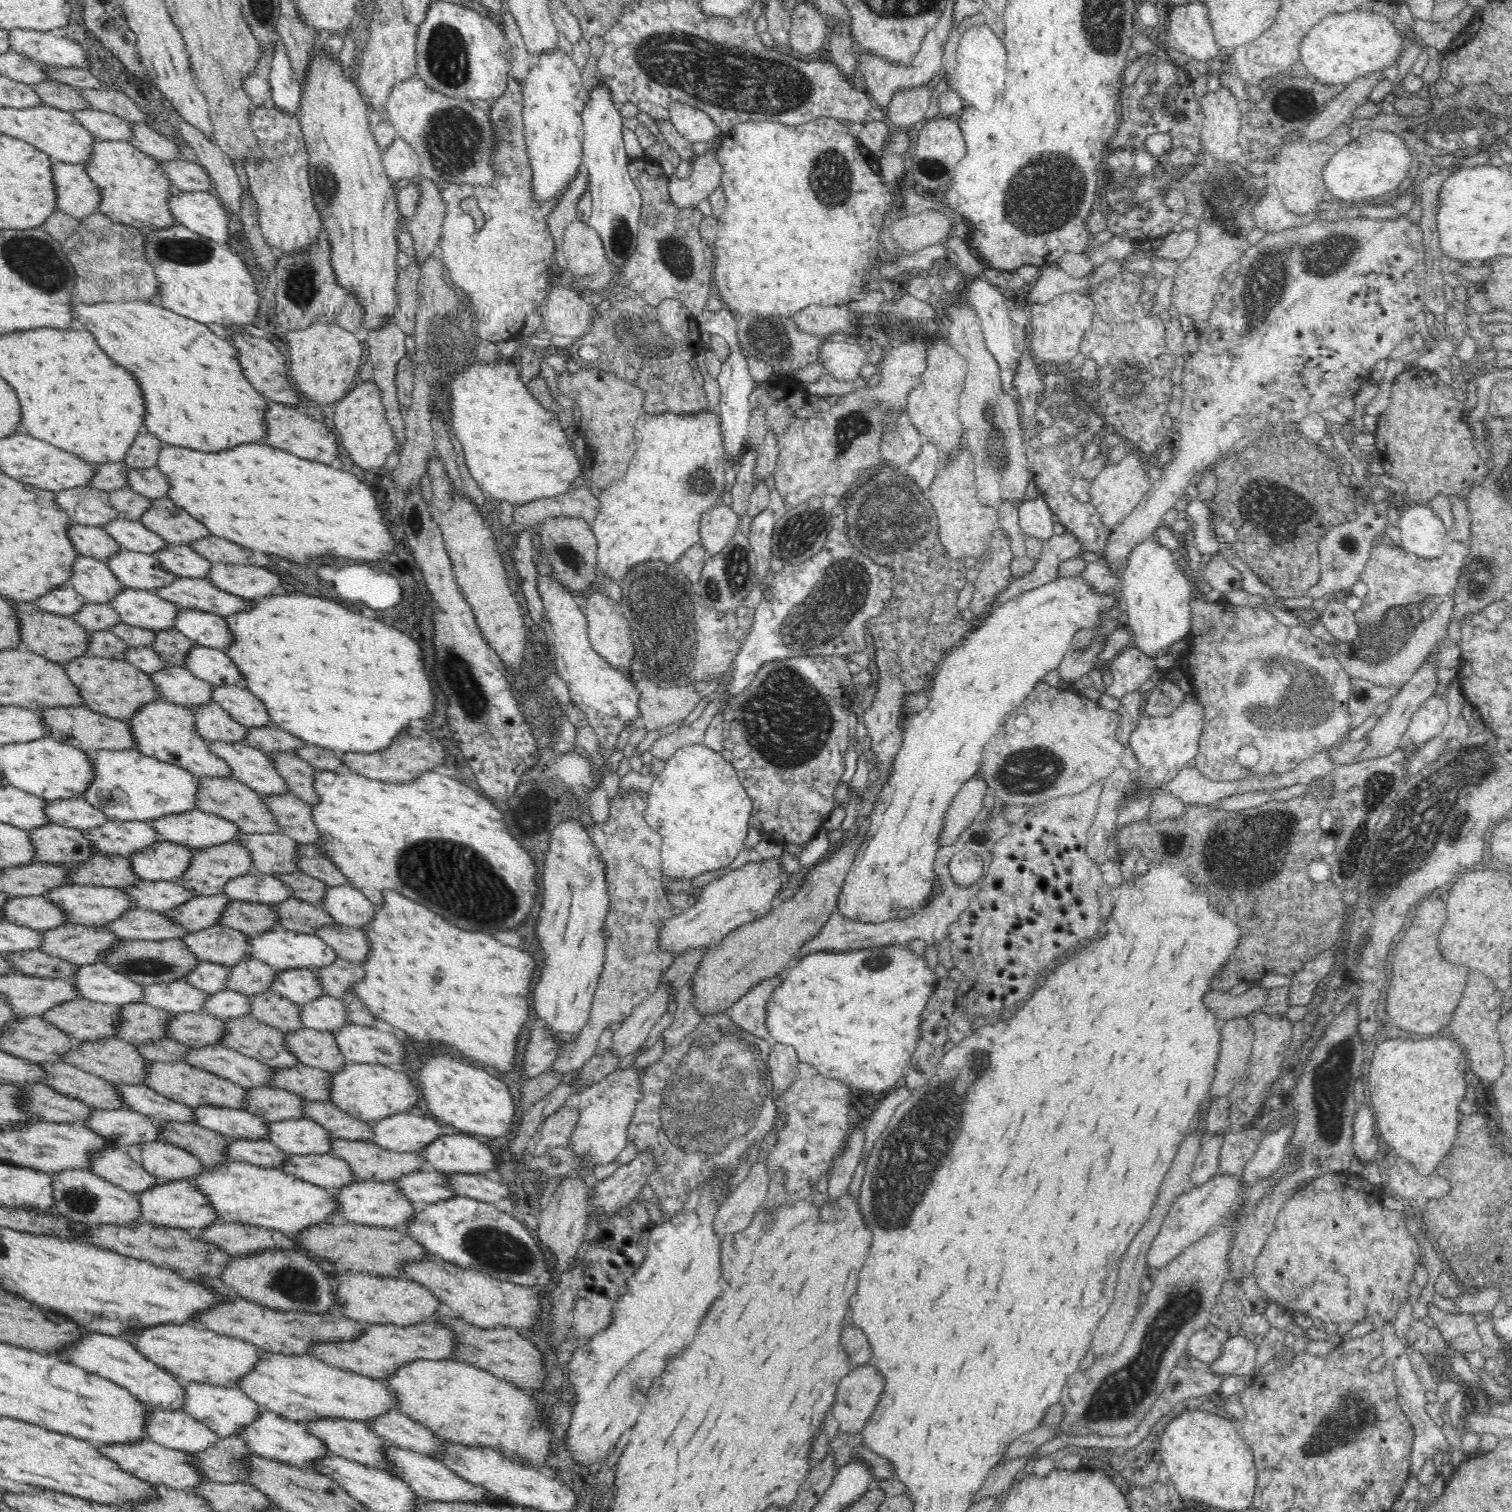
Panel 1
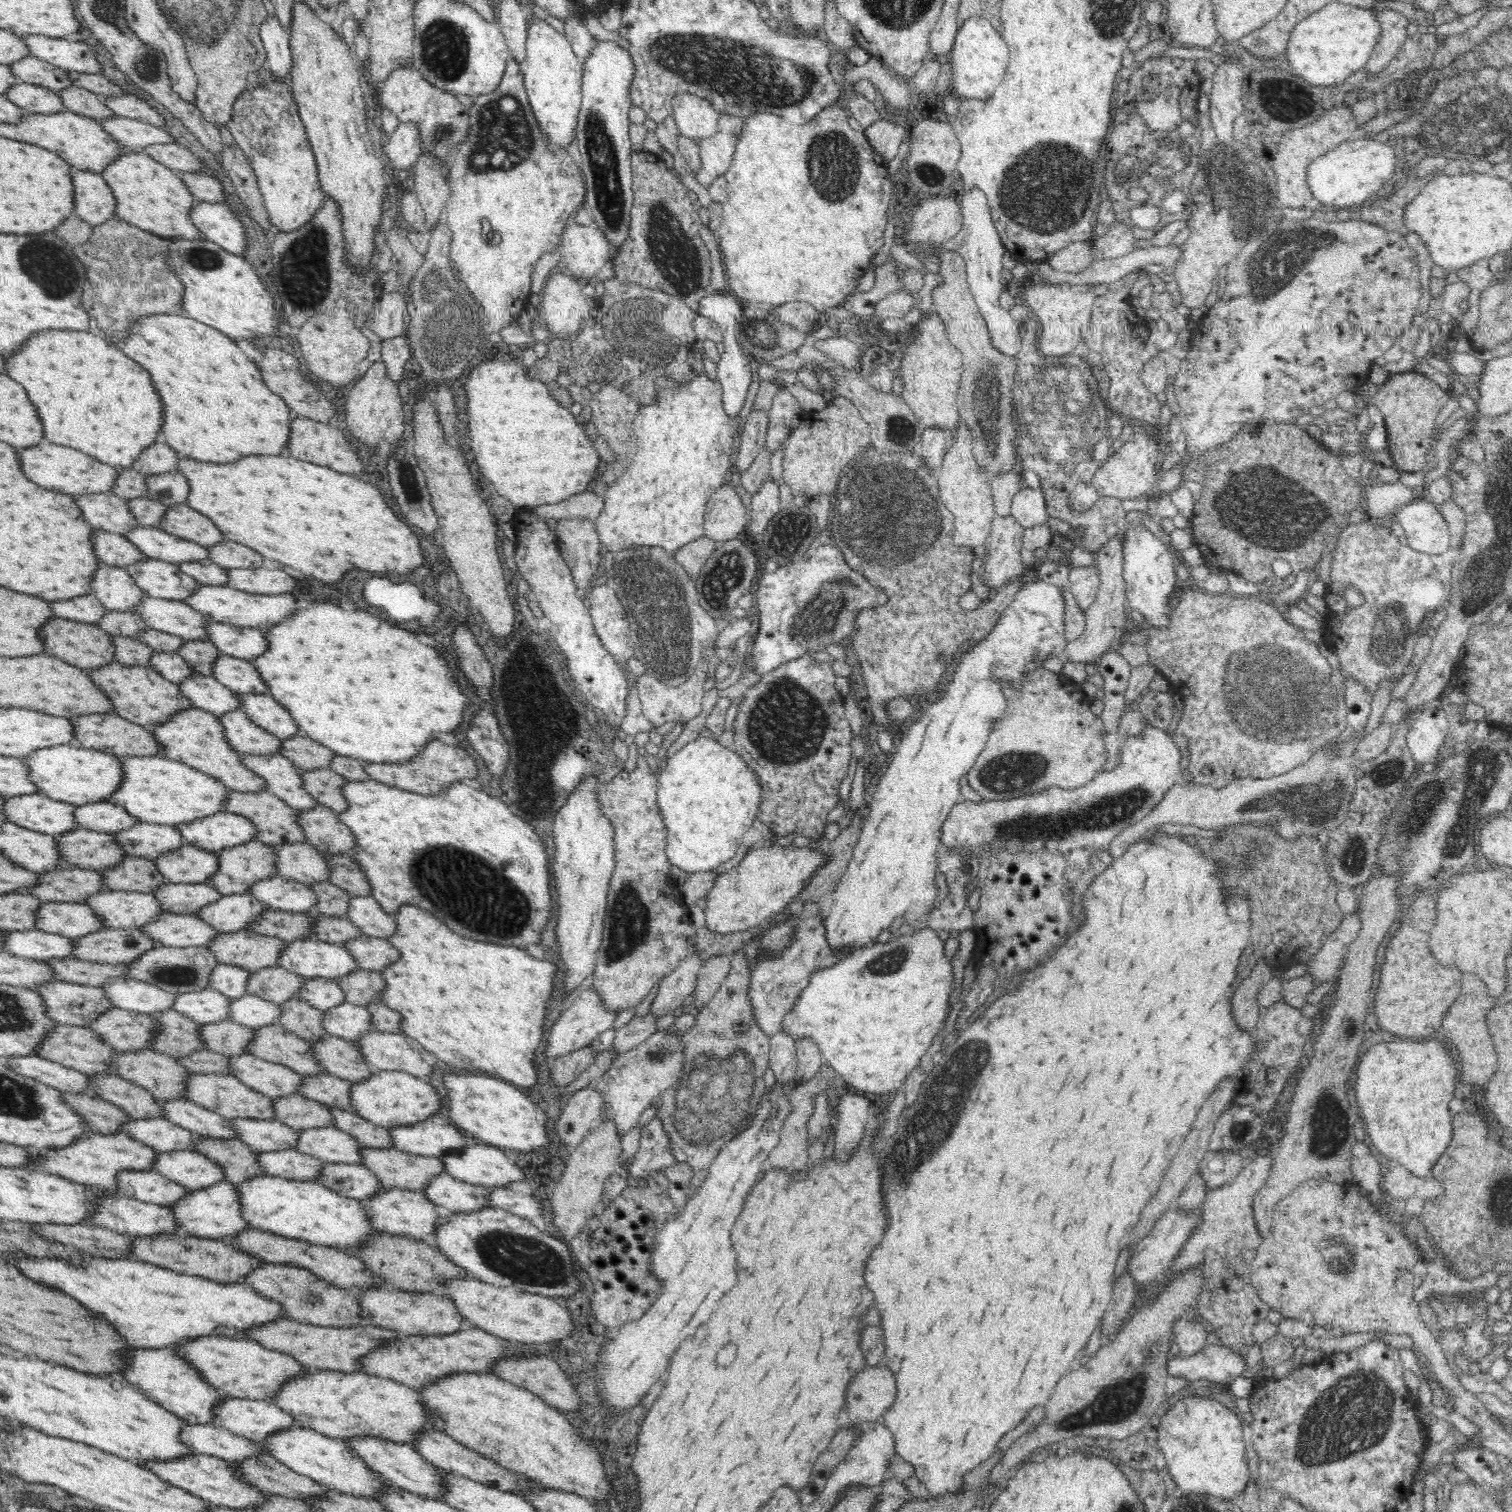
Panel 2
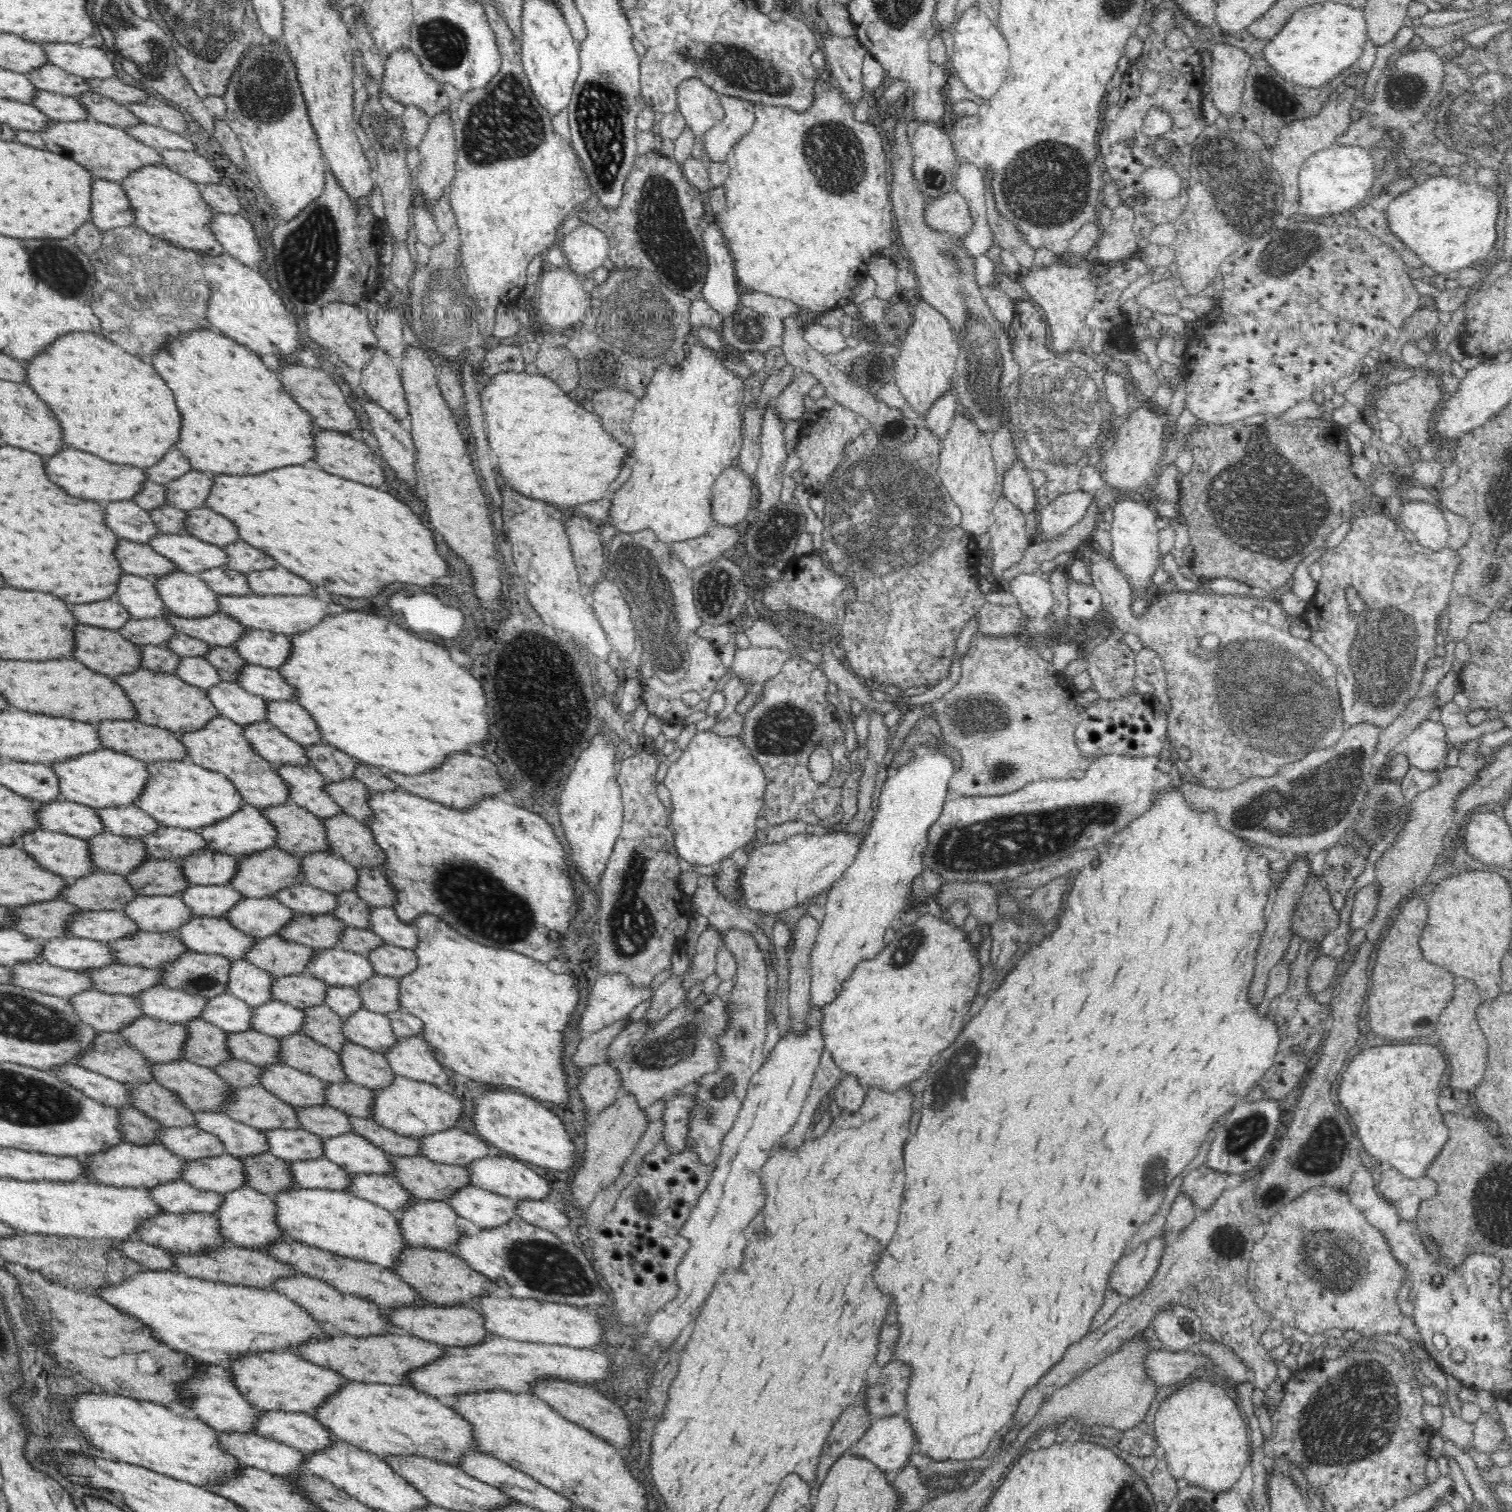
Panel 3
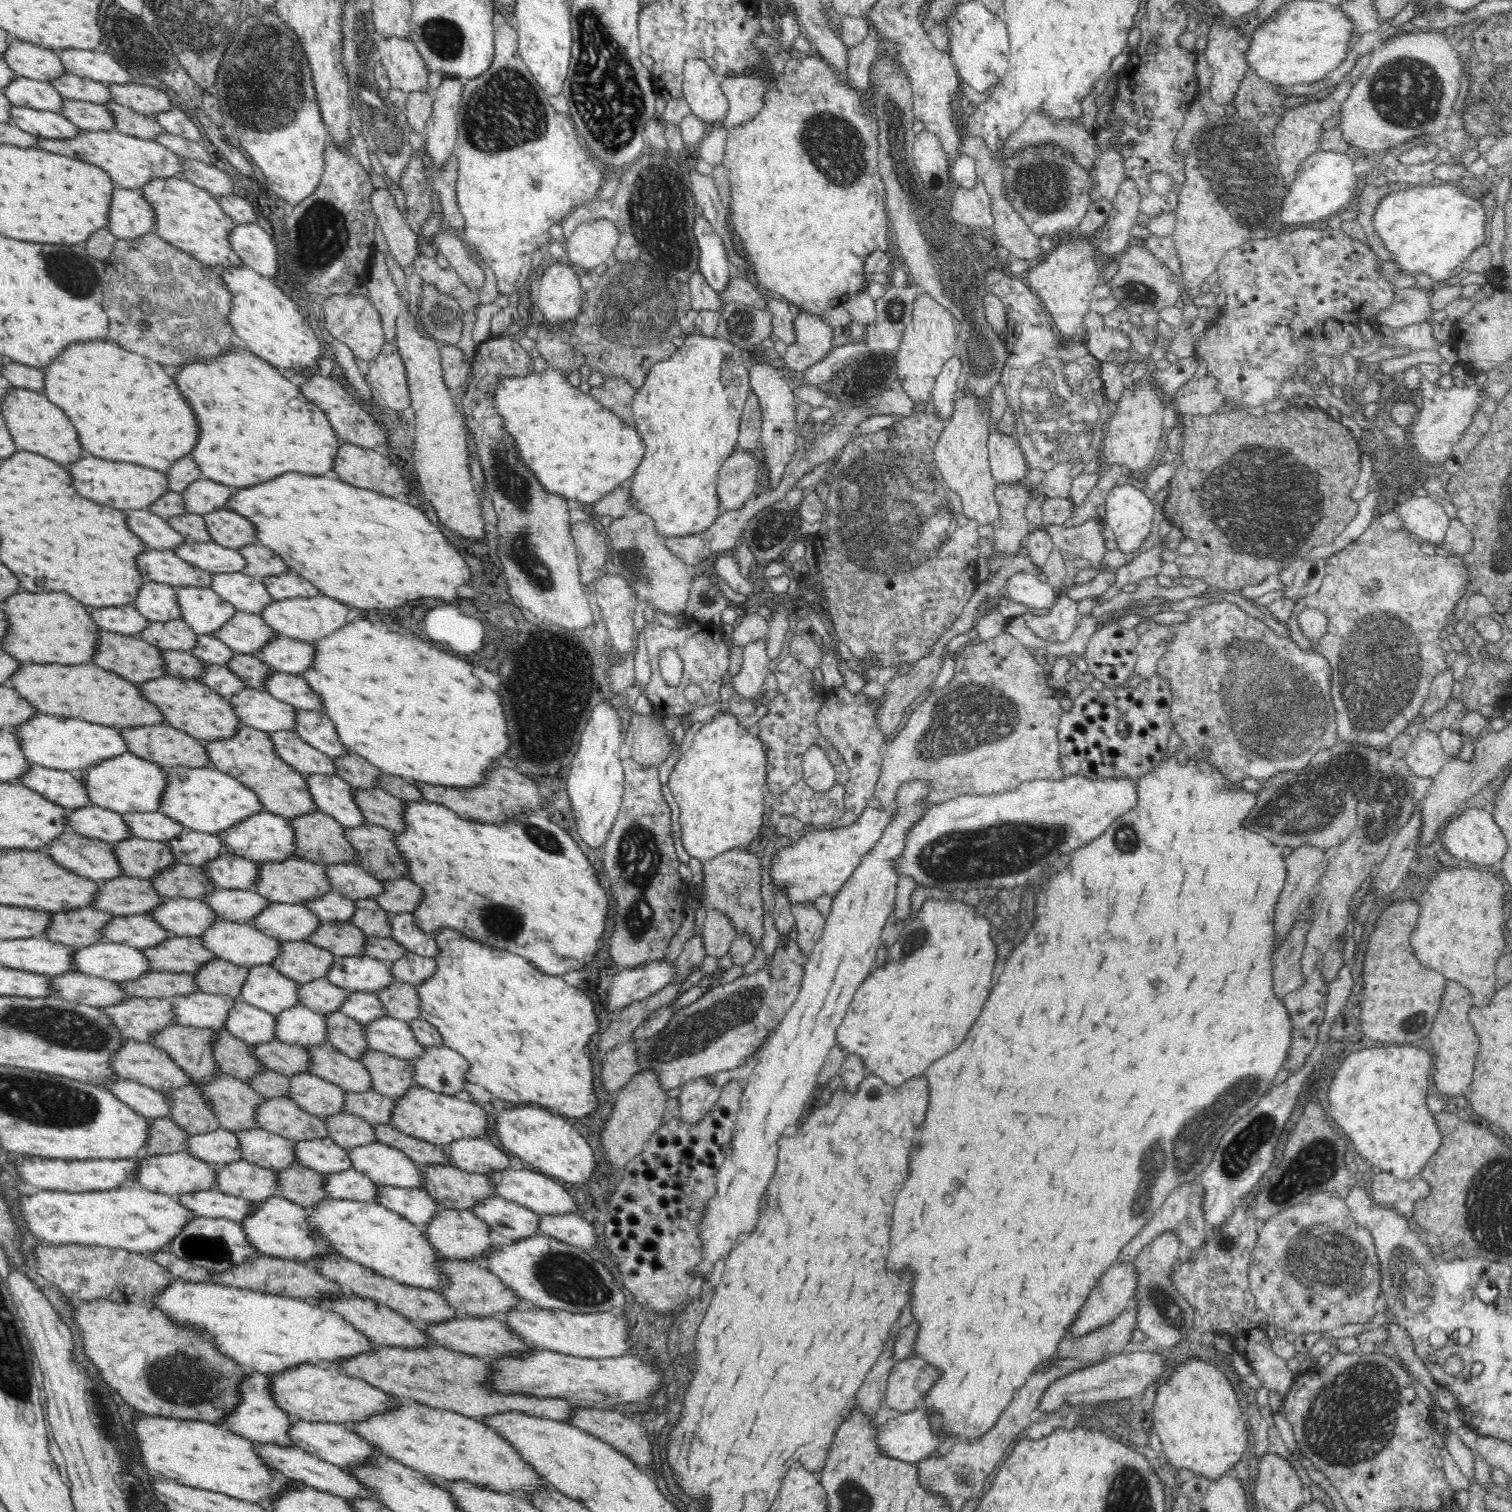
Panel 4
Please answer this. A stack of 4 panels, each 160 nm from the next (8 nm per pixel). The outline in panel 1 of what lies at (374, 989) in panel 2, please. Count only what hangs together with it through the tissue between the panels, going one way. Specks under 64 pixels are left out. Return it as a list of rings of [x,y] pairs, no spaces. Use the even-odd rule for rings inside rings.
[[[336,956],[332,964],[311,969],[316,973],[322,992],[333,998],[340,999],[344,992],[351,992],[352,982],[364,976],[364,969],[358,962],[352,962]]]

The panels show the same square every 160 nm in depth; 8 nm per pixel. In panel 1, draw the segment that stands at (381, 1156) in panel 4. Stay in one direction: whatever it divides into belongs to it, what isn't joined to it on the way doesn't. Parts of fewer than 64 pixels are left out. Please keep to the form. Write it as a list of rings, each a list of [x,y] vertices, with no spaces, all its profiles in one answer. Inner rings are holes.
[[[292,1118],[266,1123],[266,1139],[288,1155],[330,1153],[332,1134],[313,1120]]]

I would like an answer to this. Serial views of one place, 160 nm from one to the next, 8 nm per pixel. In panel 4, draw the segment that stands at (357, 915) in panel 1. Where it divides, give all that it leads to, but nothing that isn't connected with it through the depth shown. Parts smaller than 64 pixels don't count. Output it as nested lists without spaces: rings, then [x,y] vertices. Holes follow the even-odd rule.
[[[396,913],[390,916],[391,939],[412,953],[432,957],[437,952],[434,938],[416,927],[412,913]]]

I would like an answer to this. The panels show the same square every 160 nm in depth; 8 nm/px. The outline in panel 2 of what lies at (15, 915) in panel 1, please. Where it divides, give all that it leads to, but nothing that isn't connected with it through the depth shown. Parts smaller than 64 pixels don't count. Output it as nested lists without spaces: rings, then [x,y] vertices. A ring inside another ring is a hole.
[[[44,901],[34,917],[36,930],[68,939],[78,939],[104,928],[102,921],[93,914],[93,909],[84,903]]]

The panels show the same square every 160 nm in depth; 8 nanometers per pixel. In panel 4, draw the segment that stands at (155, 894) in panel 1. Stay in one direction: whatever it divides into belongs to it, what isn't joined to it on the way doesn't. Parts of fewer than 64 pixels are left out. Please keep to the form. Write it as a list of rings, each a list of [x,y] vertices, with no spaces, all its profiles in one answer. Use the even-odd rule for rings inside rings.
[[[215,889],[203,898],[207,906],[220,919],[252,925],[252,918],[269,906],[269,901],[251,889]]]

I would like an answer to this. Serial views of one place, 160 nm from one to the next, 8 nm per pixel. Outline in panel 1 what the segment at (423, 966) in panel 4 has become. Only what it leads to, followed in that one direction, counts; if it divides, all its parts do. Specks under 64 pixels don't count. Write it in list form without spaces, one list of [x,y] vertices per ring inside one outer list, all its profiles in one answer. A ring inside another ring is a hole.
[[[329,925],[317,927],[313,934],[328,944],[338,957],[361,963],[370,952],[366,936],[360,929],[345,925]]]

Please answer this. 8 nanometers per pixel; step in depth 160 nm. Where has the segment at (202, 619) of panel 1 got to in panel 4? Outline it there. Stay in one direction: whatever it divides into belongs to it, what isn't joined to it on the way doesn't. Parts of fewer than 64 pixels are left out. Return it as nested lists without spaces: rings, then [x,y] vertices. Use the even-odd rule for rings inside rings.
[[[275,635],[255,655],[273,671],[300,675],[310,668],[314,647],[306,641]]]

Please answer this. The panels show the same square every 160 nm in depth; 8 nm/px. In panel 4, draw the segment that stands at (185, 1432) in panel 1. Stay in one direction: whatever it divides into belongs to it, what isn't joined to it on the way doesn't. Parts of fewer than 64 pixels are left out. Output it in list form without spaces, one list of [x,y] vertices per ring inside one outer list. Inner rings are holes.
[[[254,1441],[254,1453],[260,1456],[262,1463],[266,1467],[276,1469],[276,1471],[284,1474],[288,1480],[302,1482],[302,1484],[316,1488],[316,1490],[320,1490],[321,1492],[340,1496],[342,1499],[356,1499],[357,1497],[360,1497],[360,1499],[373,1499],[371,1492],[365,1490],[360,1484],[357,1484],[357,1481],[353,1480],[352,1475],[348,1471],[344,1471],[339,1466],[319,1459],[317,1456],[302,1450],[302,1448],[294,1445],[280,1446],[275,1442]]]

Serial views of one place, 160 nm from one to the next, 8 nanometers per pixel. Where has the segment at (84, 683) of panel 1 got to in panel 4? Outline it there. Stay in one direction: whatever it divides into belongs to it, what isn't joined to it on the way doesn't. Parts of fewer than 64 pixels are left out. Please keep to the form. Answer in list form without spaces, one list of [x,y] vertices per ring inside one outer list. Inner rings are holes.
[[[166,675],[138,682],[136,687],[146,701],[158,707],[162,713],[163,724],[168,724],[203,742],[232,736],[236,732],[236,728],[242,725],[226,698],[198,680]]]

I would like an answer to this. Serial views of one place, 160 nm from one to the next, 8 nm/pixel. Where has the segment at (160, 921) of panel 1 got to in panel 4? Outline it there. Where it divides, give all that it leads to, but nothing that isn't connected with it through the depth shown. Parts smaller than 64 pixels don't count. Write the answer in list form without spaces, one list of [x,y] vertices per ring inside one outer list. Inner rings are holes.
[[[216,918],[213,924],[204,930],[200,936],[202,945],[214,953],[218,959],[243,965],[246,967],[256,964],[268,964],[280,954],[281,942],[265,936],[262,932],[255,930],[249,924]]]

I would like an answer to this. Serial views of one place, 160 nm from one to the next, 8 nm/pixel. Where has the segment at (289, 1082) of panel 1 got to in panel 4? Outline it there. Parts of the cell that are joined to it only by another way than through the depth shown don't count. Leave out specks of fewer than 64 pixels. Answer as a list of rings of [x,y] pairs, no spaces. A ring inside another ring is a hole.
[[[370,1088],[362,1092],[344,1092],[342,1110],[372,1124],[389,1124],[394,1099]]]

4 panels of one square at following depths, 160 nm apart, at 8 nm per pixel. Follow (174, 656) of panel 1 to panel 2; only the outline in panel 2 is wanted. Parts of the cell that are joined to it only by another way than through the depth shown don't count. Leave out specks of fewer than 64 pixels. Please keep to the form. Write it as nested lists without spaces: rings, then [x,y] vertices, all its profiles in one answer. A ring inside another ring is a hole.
[[[182,640],[178,650],[174,653],[180,655],[192,672],[198,675],[209,676],[213,670],[212,662],[221,654],[218,648],[208,640]]]

